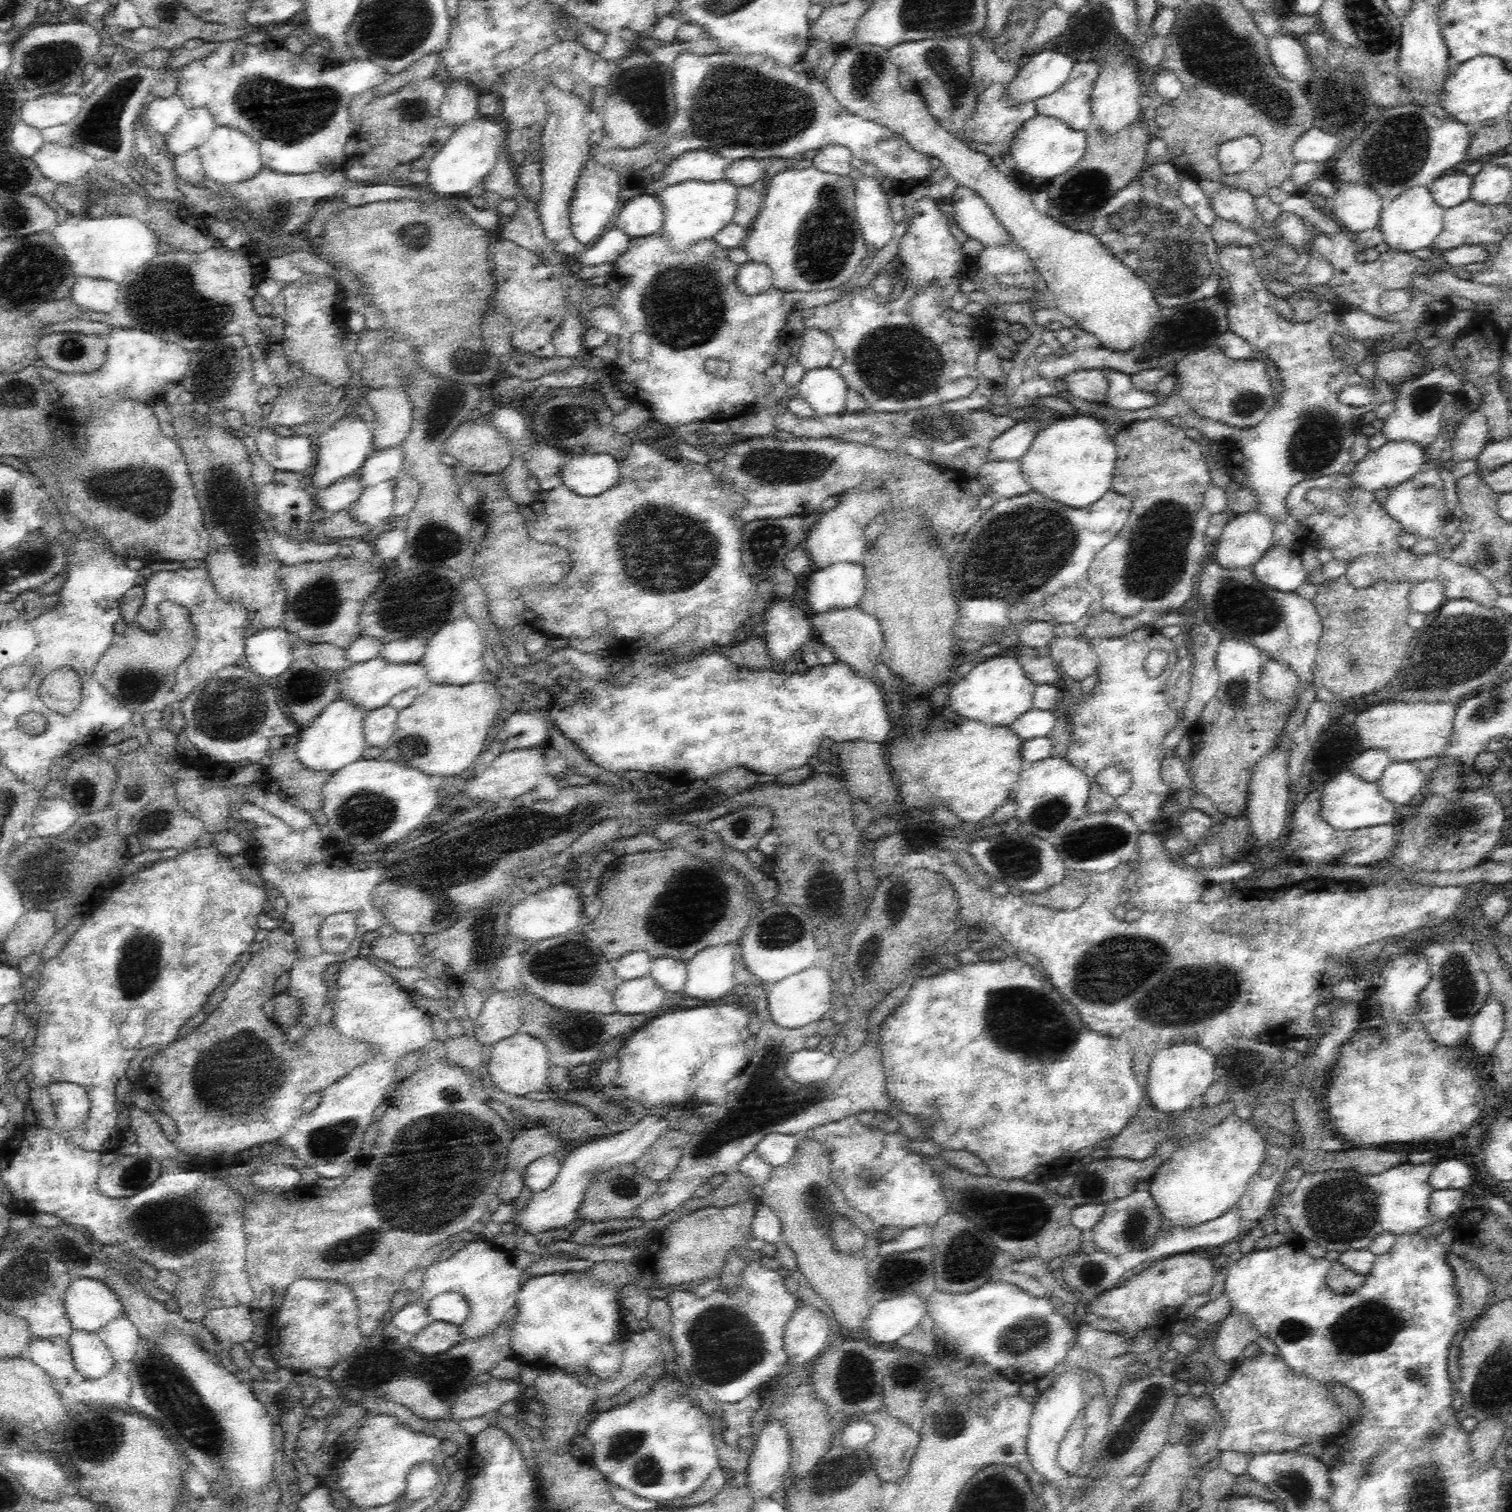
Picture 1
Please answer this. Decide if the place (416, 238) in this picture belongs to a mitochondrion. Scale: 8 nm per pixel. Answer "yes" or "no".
yes

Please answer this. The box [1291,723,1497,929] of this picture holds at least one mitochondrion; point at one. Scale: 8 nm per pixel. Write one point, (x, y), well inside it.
(1457, 820)

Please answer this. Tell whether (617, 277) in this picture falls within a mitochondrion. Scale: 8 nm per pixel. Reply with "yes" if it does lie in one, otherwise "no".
no

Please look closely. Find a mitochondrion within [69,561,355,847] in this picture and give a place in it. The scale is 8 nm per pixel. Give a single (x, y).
(230, 710)

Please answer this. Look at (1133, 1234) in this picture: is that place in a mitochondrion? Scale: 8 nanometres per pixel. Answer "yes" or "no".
yes

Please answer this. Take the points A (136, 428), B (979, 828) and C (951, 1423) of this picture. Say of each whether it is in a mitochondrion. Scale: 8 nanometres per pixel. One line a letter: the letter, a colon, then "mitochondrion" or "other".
A: other
B: other
C: mitochondrion

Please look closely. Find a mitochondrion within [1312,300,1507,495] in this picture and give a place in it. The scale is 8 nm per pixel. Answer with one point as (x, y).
(1424, 399)

